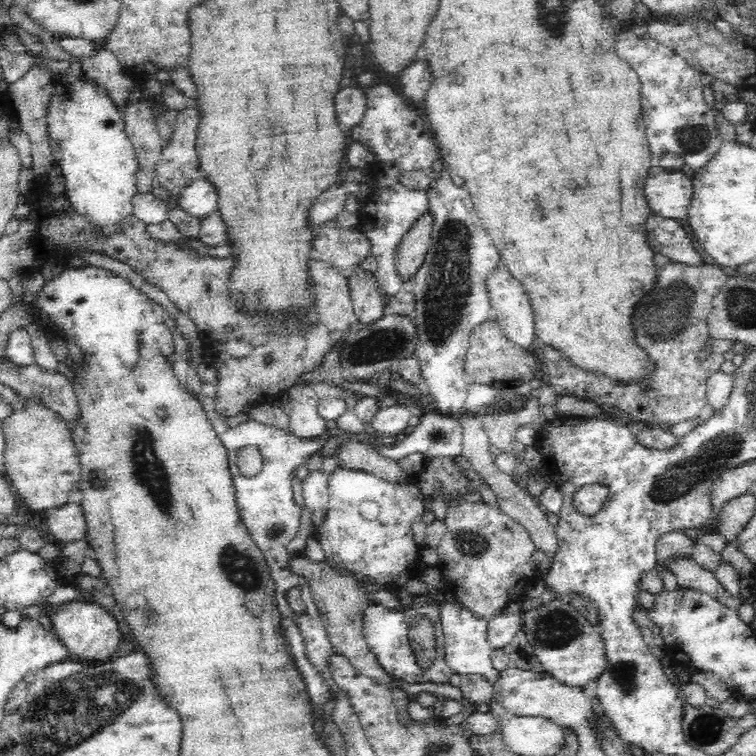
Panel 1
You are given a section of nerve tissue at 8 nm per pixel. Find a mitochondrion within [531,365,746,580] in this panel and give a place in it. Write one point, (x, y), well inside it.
(679, 478)

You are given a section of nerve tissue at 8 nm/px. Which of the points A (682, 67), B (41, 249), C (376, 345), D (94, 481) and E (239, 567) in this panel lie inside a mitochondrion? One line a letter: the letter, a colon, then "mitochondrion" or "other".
A: other
B: other
C: mitochondrion
D: mitochondrion
E: mitochondrion

